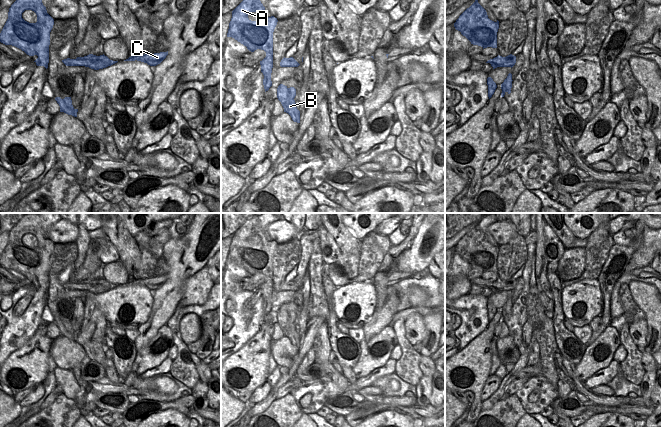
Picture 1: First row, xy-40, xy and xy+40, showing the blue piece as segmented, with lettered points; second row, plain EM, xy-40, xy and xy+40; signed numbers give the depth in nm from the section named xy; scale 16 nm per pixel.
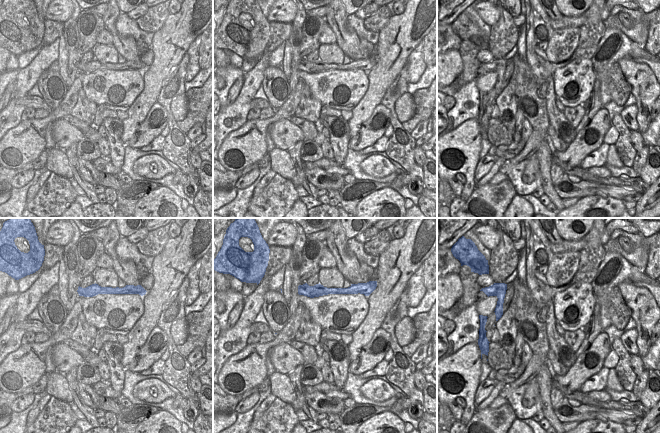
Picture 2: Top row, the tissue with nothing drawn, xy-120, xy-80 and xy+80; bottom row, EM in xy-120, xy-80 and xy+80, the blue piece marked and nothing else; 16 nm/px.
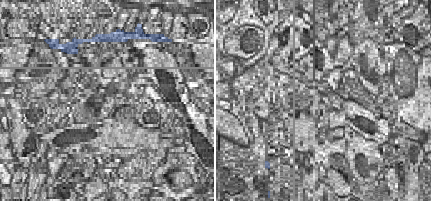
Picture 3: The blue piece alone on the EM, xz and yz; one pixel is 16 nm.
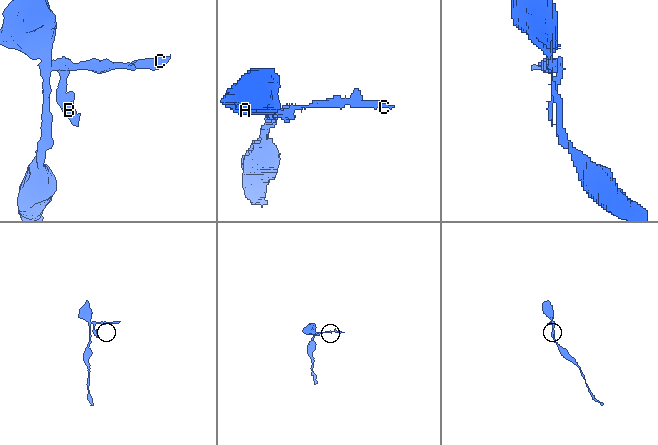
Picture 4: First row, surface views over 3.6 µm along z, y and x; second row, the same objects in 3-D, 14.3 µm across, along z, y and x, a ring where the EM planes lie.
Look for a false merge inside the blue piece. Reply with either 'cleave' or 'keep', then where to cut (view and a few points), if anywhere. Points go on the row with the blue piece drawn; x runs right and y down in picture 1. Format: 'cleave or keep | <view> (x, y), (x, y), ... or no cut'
cleave | xy-40 (69, 59), (70, 65)

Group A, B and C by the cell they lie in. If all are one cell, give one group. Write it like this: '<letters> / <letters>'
A B / C

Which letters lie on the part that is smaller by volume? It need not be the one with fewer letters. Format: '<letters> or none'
C

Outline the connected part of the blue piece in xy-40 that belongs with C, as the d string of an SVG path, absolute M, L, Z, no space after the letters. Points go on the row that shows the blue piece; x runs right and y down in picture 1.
M168 51L167 52L160 52L160 53L154 53L154 54L144 54L144 55L135 55L135 56L131 56L128 59L124 60L124 61L141 61L144 63L147 63L150 66L156 66L158 64L160 64L168 55Z

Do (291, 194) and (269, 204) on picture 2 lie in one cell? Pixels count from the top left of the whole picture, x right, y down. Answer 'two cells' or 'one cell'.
one cell

